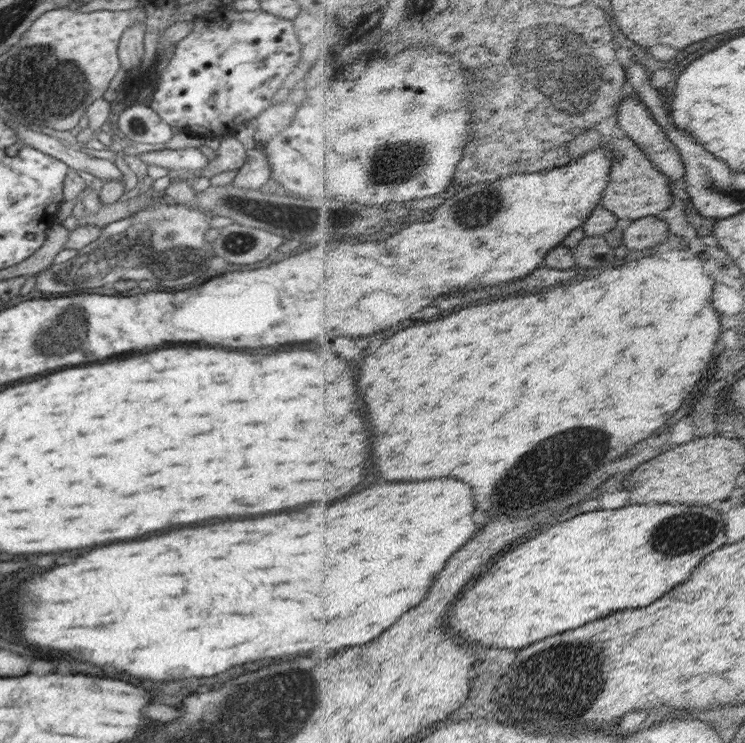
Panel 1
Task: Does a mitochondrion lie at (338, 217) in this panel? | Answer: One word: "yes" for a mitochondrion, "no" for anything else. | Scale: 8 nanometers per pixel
no

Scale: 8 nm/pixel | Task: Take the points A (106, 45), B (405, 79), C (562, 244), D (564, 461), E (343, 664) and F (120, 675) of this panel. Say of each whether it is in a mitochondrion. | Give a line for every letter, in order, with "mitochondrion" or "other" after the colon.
A: other
B: other
C: other
D: mitochondrion
E: other
F: other

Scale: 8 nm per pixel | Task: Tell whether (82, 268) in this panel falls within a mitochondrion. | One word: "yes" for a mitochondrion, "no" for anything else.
yes

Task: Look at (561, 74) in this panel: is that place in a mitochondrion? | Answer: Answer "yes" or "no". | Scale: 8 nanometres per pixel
yes

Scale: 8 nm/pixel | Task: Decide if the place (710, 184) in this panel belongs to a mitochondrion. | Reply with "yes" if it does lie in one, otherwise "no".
yes

